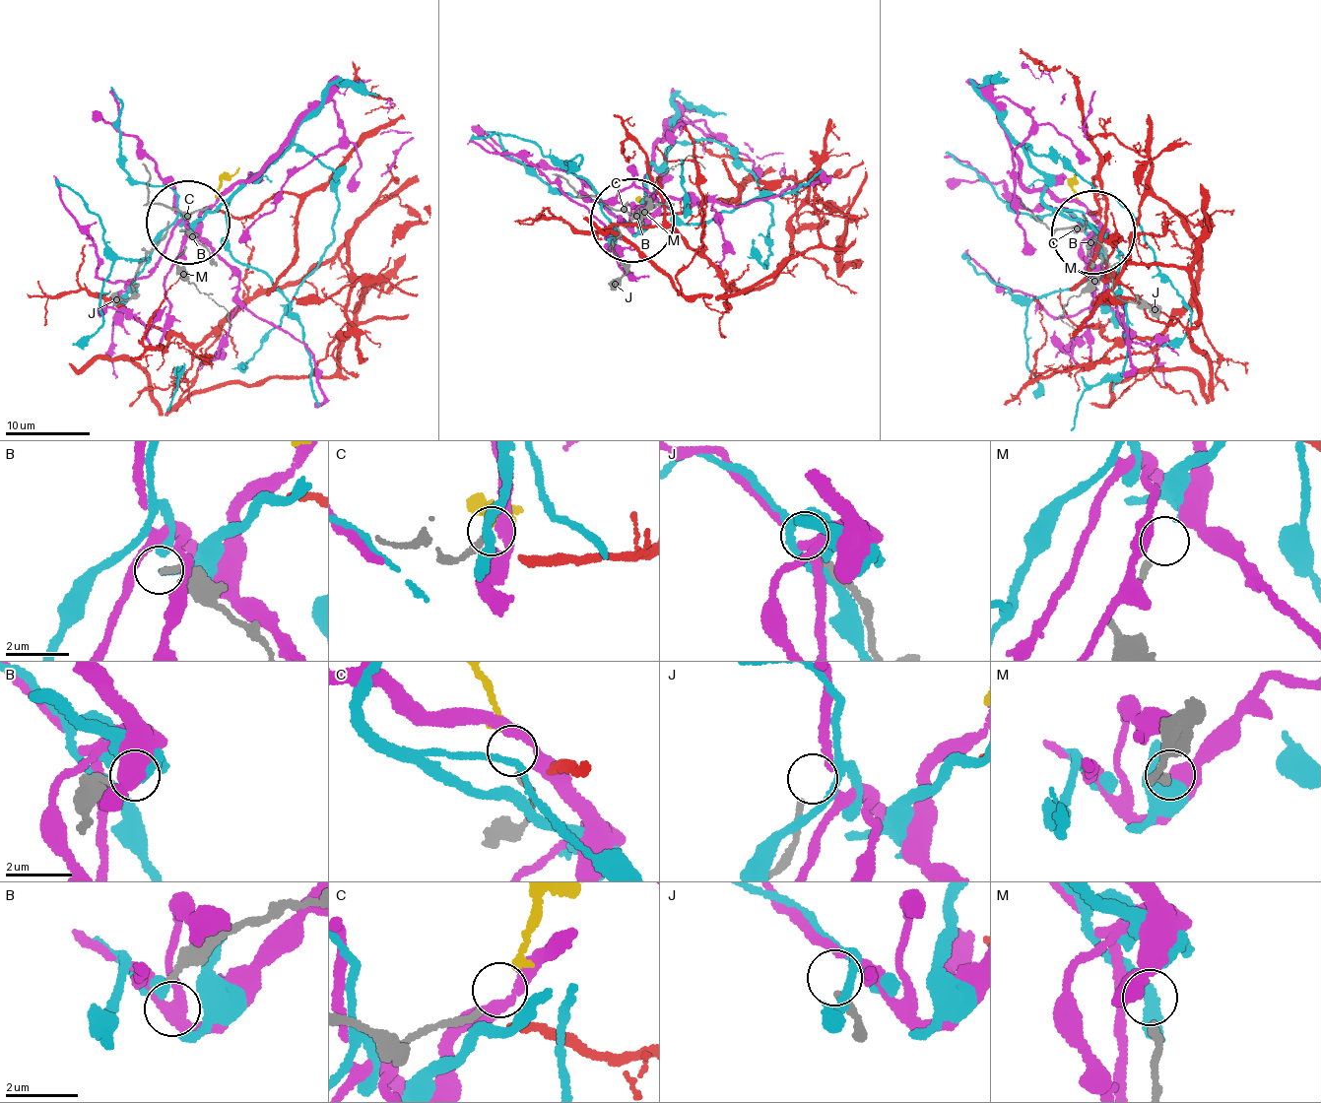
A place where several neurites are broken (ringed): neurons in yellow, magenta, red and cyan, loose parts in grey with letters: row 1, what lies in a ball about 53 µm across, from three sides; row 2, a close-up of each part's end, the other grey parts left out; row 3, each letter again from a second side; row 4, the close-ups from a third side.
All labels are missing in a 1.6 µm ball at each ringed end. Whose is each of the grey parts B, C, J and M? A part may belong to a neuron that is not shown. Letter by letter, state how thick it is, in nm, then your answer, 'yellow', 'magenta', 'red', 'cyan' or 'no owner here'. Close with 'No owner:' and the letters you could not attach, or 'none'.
B: calibre 200 nm; no owner here
C: calibre 170 nm; yellow
J: calibre 200 nm; no owner here
M: calibre 200 nm; cyan
No owner: B, J

